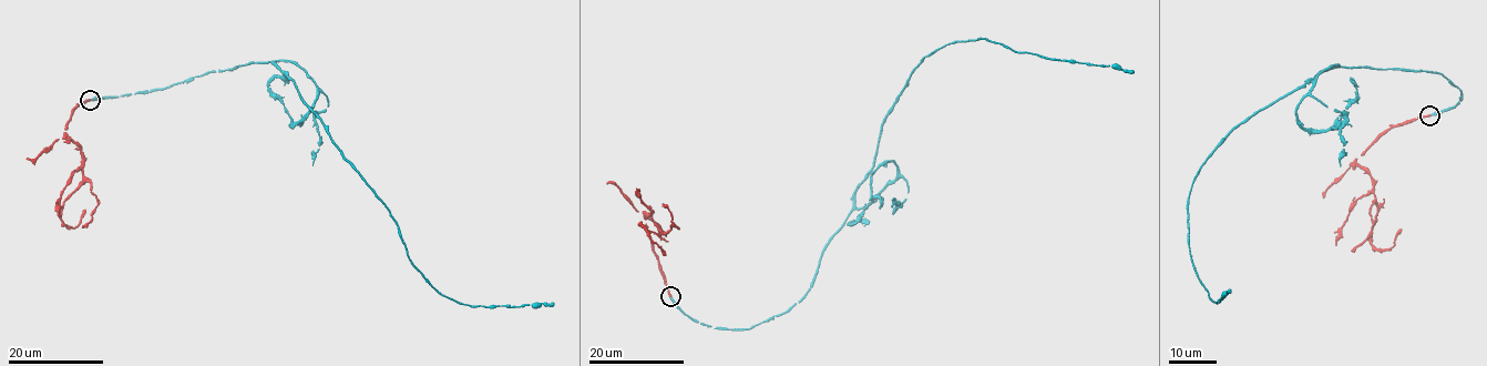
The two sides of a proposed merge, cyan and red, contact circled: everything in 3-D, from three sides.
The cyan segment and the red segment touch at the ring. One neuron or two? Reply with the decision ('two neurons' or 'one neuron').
one neuron

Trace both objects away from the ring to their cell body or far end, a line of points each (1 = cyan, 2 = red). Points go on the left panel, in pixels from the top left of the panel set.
1: (91, 100), (274, 61), (388, 210), (410, 263), (436, 290), (469, 305), (554, 303)
2: (90, 100), (73, 110), (68, 124), (81, 154), (83, 176), (63, 203), (61, 219), (75, 227), (84, 210)

